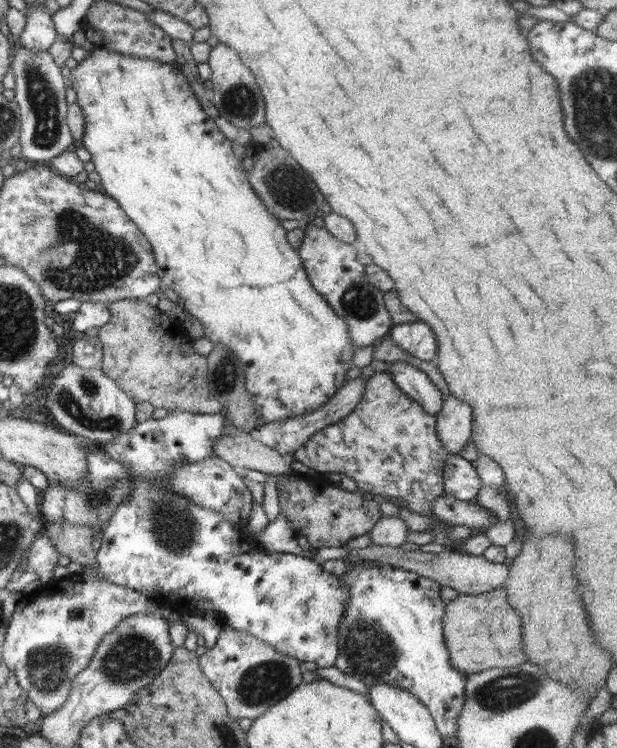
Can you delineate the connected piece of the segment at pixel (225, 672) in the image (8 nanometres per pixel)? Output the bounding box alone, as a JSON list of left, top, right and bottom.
[199,625,302,718]

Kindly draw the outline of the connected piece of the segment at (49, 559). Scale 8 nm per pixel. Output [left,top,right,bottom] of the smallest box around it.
[27,529,59,583]

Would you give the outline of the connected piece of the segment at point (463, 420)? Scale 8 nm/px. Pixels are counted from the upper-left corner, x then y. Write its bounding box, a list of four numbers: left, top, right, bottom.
[435,394,473,453]

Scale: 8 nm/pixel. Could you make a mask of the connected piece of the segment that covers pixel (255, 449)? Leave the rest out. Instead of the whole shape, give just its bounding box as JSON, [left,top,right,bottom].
[213,432,290,475]

